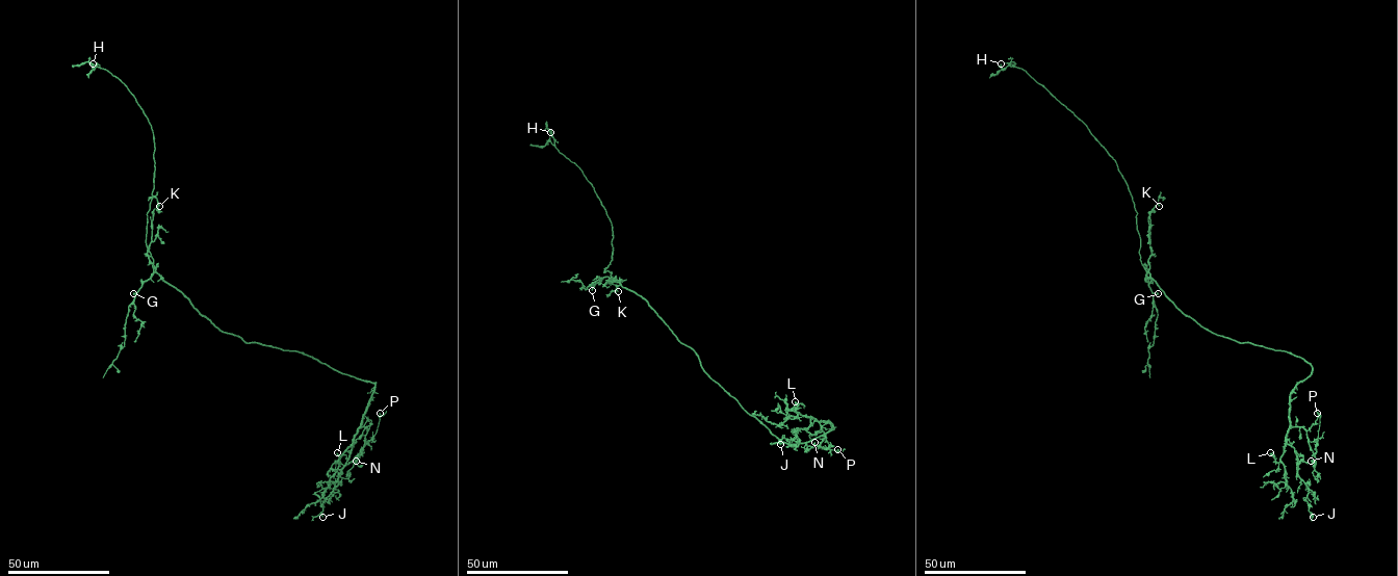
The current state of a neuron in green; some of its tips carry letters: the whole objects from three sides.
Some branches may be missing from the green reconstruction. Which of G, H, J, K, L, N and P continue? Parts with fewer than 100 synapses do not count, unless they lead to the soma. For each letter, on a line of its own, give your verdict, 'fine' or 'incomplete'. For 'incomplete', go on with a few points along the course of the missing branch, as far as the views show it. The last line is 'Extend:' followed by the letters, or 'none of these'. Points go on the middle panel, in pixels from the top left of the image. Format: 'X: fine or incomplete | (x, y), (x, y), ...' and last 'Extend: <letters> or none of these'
G: fine
H: fine
J: fine
K: fine
L: fine
N: fine
P: fine
Extend: none of these

